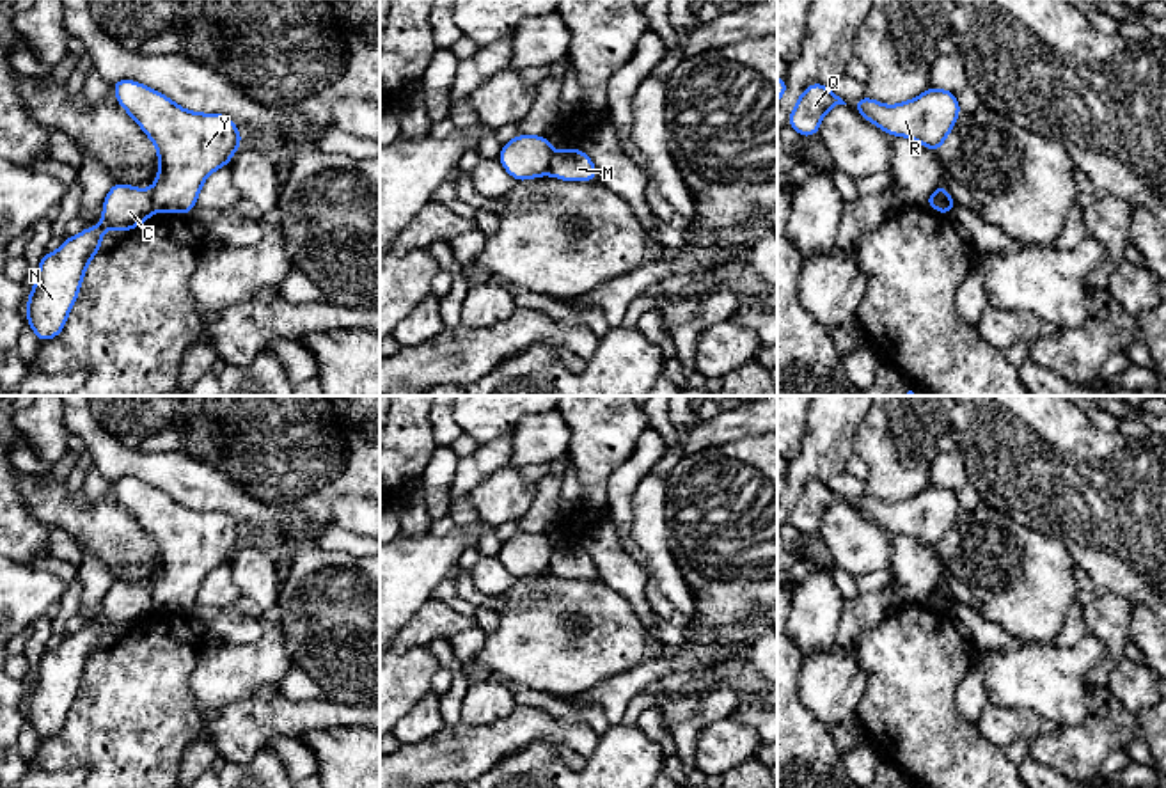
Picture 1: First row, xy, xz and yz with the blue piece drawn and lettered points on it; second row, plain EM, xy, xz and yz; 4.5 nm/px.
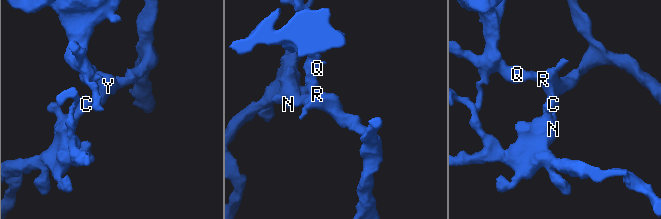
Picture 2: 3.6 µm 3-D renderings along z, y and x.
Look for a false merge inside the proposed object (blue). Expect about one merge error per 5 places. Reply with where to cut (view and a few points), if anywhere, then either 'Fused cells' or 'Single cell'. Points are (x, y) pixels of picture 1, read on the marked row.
Split along xz (556, 153), (547, 173). Fused cells

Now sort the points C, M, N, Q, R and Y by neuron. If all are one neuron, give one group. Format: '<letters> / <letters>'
C N / M Q R Y

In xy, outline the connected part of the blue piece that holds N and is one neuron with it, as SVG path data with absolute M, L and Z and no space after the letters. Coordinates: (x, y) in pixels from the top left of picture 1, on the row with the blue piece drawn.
M114 183L103 201L103 222L69 236L57 252L41 257L37 282L27 302L27 321L37 339L50 341L64 330L69 311L80 293L85 268L101 250L106 229L128 232L154 213L147 190Z

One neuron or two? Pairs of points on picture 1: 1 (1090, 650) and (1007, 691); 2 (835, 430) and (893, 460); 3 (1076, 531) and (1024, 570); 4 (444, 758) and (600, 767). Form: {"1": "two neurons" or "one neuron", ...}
{"1": "one neuron", "2": "two neurons", "3": "two neurons", "4": "two neurons"}

